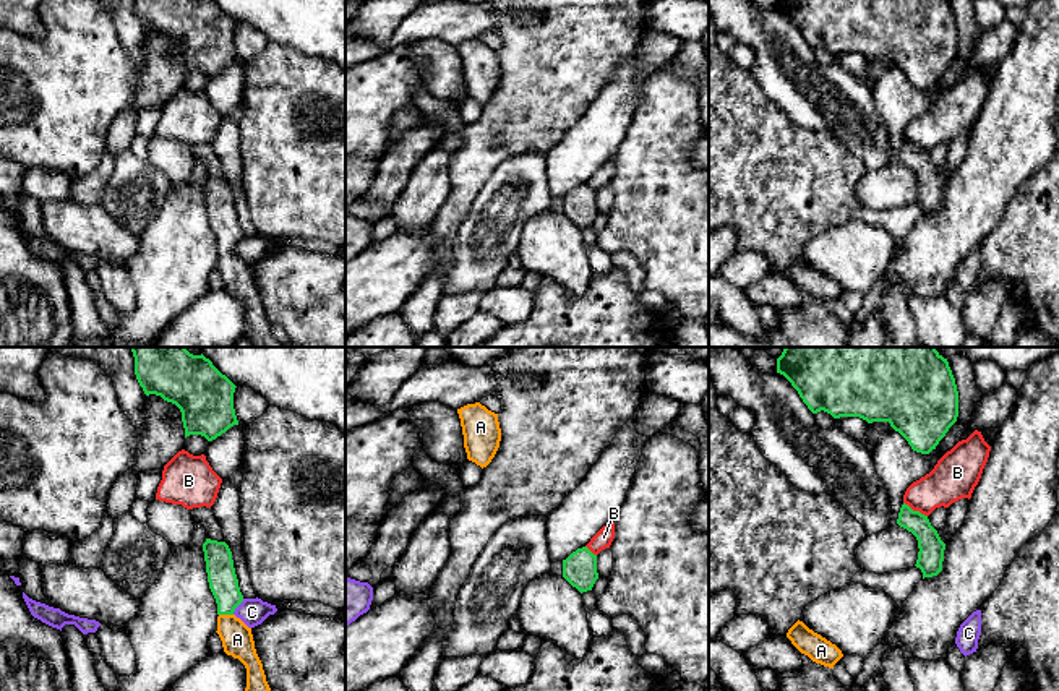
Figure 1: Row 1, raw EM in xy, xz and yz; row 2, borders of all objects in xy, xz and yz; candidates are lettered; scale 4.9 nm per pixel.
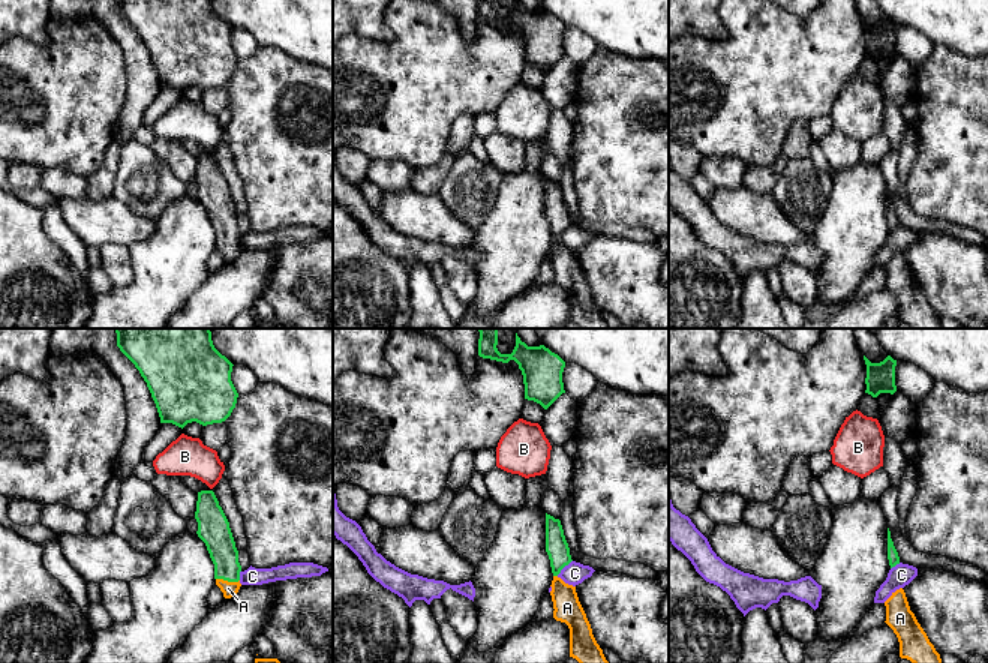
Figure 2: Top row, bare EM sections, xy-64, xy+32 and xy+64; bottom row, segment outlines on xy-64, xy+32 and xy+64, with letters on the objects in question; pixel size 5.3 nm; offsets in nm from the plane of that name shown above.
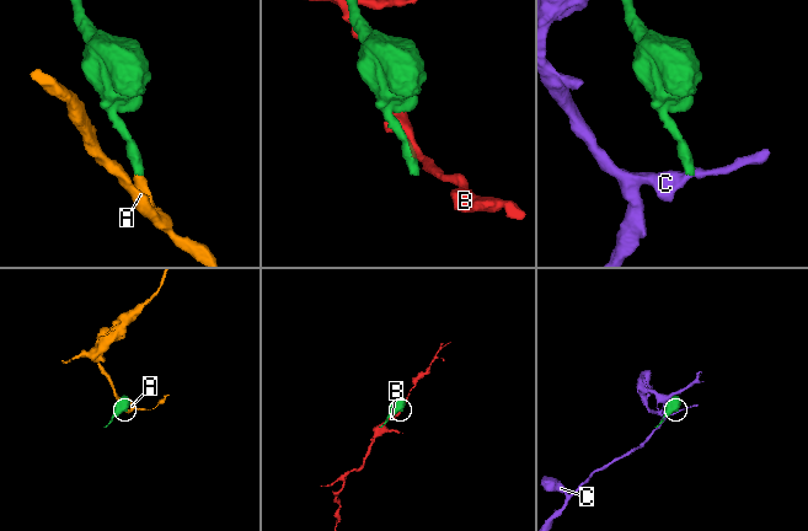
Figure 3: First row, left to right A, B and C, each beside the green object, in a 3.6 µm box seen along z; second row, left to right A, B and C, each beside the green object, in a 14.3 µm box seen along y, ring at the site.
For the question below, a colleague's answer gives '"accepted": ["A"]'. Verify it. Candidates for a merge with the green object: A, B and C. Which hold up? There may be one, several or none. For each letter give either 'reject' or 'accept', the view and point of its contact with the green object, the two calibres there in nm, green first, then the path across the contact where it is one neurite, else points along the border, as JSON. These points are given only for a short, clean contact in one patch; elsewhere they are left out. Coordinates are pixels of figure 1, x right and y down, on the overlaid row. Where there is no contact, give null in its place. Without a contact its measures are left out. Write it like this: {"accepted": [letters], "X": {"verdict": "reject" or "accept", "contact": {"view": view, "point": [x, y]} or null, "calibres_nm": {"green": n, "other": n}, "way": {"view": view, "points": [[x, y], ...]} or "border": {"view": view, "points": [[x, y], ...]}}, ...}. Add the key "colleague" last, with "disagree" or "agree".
{"accepted": ["A"], "A": {"verdict": "accept", "contact": {"view": "xy", "point": [226, 613]}, "calibres_nm": {"green": 140, "other": 160}, "way": {"view": "xy", "points": [[222, 581], [226, 613], [227, 625], [237, 639]]}}, "B": {"verdict": "reject", "contact": {"view": "yz", "point": [915, 511]}, "calibres_nm": {"green": 130, "other": 220}}, "C": {"verdict": "reject", "contact": {"view": "xy", "point": [237, 605]}, "calibres_nm": {"green": 140, "other": 140}, "border": {"view": "xy", "points": [[244, 599], [232, 613]]}}, "colleague": "agree"}

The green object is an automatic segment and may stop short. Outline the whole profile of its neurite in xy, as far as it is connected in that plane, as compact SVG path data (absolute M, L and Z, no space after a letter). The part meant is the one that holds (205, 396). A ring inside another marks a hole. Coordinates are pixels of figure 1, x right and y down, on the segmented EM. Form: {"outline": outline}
{"outline": "M130 347L135 357L135 375L144 394L161 396L182 412L185 438L201 435L216 440L238 425L234 409L235 384L209 358L190 354L185 347Z"}

